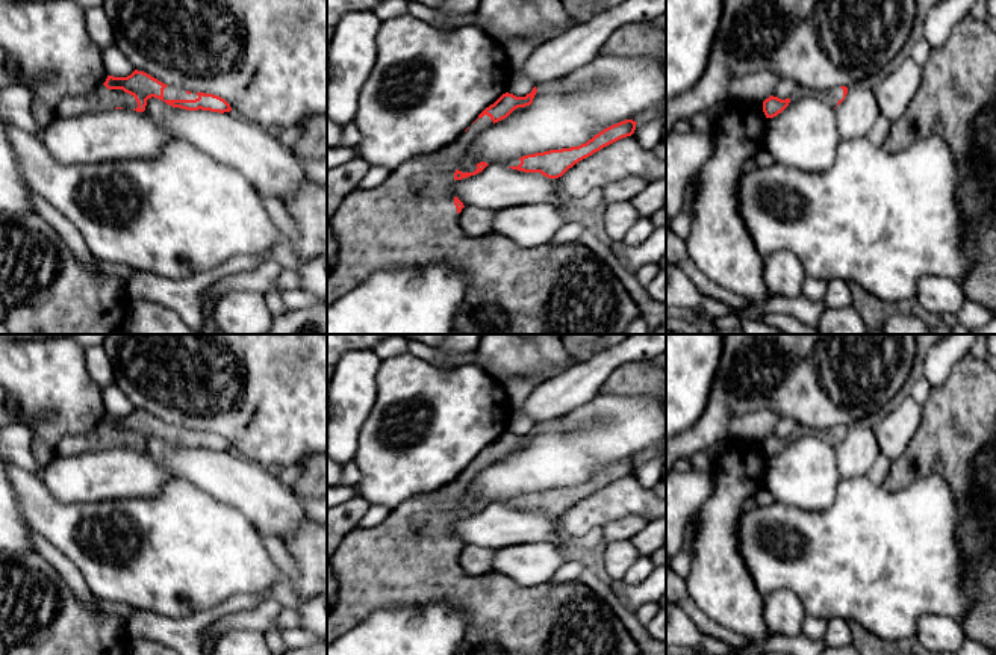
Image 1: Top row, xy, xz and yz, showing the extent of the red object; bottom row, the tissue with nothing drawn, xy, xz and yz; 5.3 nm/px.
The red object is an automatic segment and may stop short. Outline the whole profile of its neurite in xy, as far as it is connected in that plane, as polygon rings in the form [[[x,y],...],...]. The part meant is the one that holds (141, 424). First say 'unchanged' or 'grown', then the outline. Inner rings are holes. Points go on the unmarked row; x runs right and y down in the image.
grown; [[[135,408],[127,416],[107,414],[106,421],[89,433],[64,437],[58,445],[58,455],[70,457],[112,448],[144,451],[147,439],[151,436],[186,449],[201,448],[219,452],[232,449],[230,443],[218,434],[168,425],[150,413]]]

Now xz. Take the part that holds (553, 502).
grown; [[[625,458],[604,467],[578,486],[527,493],[519,498],[503,499],[498,502],[524,511],[540,511],[548,517],[559,517],[580,499],[622,477],[631,475],[636,469],[636,463],[637,461],[633,458]]]

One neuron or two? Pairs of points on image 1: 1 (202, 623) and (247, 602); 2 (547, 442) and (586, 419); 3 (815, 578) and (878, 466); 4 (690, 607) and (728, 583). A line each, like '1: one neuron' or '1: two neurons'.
1: one neuron
2: one neuron
3: two neurons
4: two neurons

